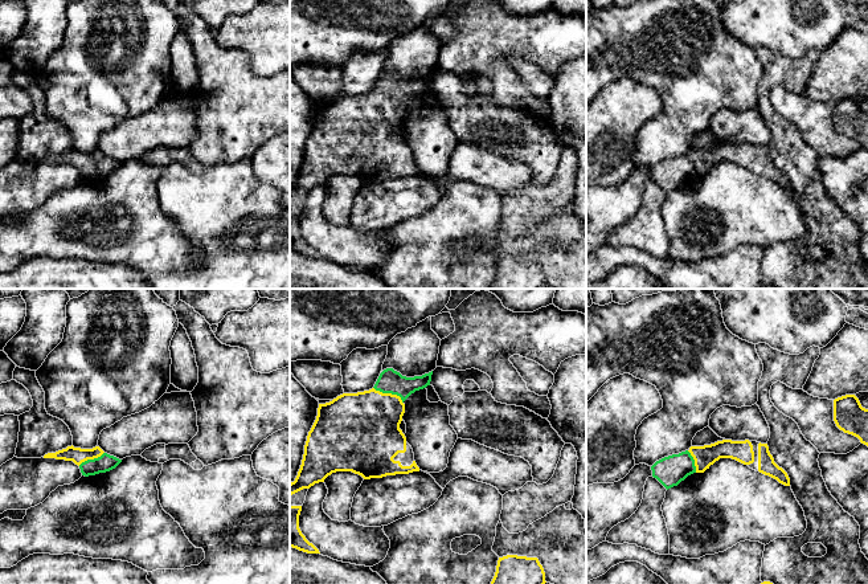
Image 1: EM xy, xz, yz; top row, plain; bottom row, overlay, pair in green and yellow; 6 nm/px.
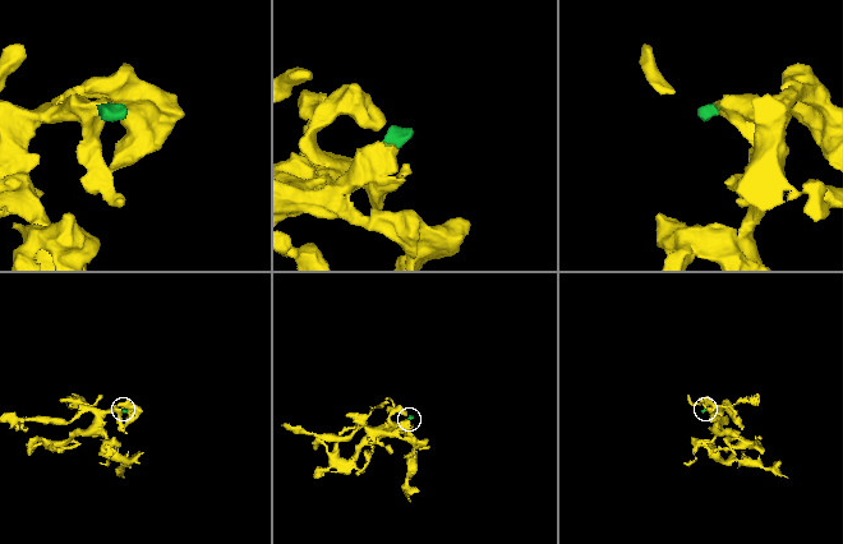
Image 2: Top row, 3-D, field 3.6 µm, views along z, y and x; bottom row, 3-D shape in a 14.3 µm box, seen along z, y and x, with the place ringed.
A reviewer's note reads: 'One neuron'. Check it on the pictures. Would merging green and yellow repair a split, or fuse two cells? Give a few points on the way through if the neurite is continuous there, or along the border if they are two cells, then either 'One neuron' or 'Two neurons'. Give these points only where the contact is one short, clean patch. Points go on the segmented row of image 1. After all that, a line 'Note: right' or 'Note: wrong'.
Path across: xz (389, 382), (389, 392), (383, 407), (365, 425). One neuron
Note: right

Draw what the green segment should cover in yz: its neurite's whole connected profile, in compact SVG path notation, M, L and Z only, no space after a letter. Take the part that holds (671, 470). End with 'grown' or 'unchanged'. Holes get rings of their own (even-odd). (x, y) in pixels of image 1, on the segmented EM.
M722 440L711 445L691 446L685 452L656 461L651 466L652 477L668 490L693 473L704 473L720 458L736 460L785 486L790 486L787 473L774 462L767 444L749 440Z; grown

